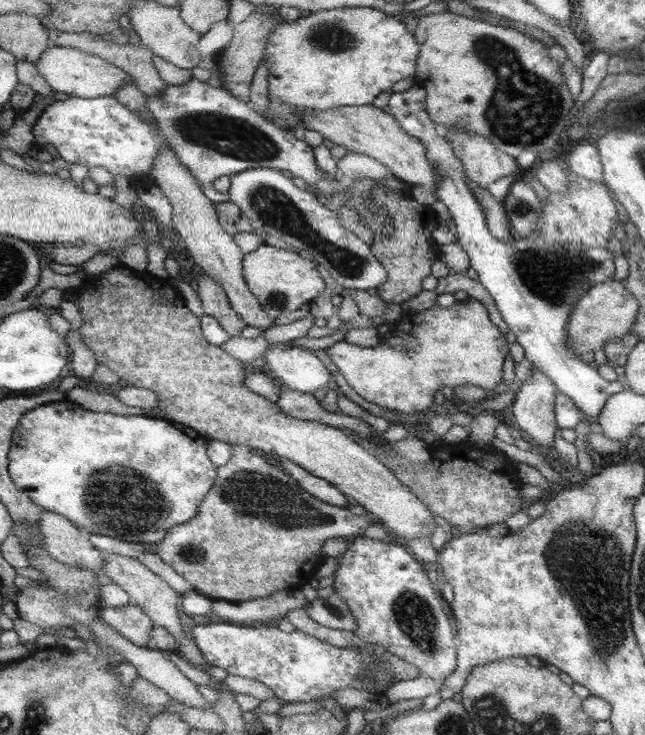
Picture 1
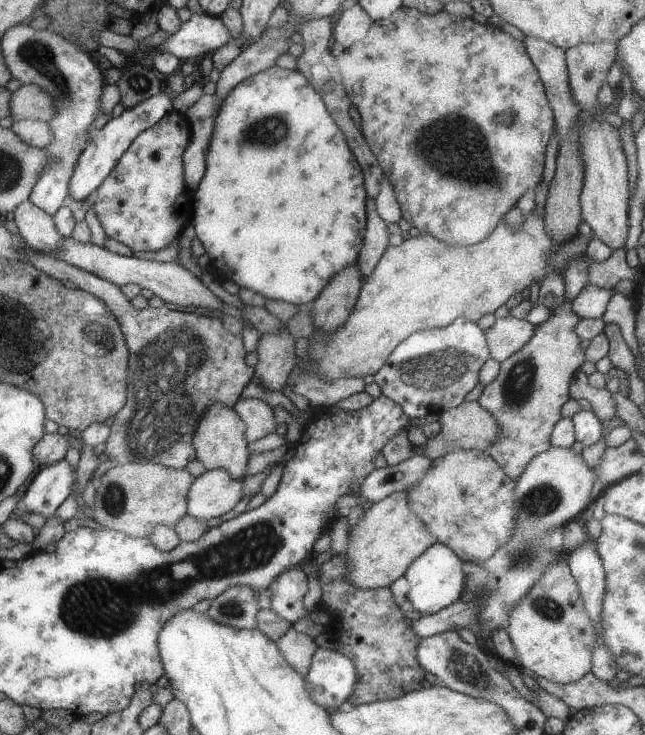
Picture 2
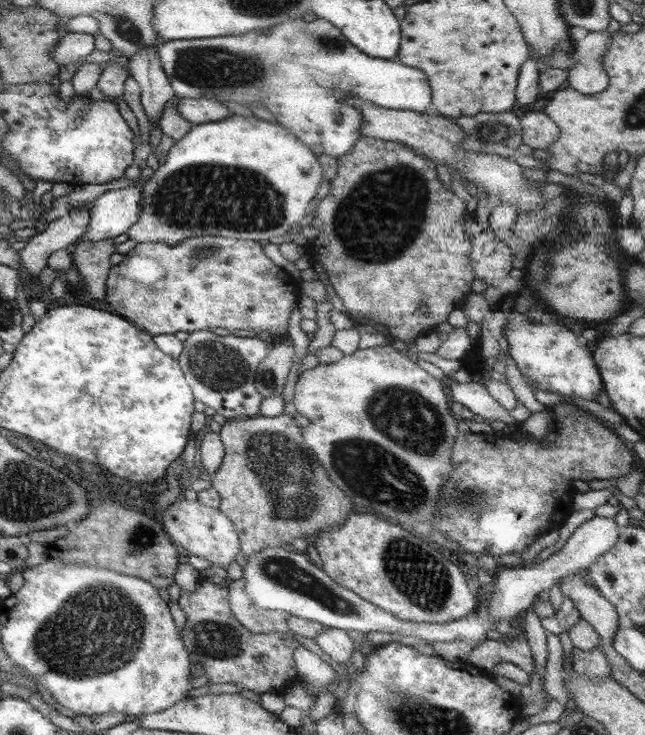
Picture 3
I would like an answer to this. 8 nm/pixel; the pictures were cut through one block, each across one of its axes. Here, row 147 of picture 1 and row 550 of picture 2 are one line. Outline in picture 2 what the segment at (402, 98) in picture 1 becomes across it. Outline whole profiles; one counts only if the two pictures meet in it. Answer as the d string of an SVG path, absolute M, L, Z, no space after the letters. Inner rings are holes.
M442 543L433 544L430 548L426 548L426 552L422 552L406 570L404 578L410 584L406 598L416 612L424 616L431 615L461 599L467 584L466 577L465 564L461 557Z

